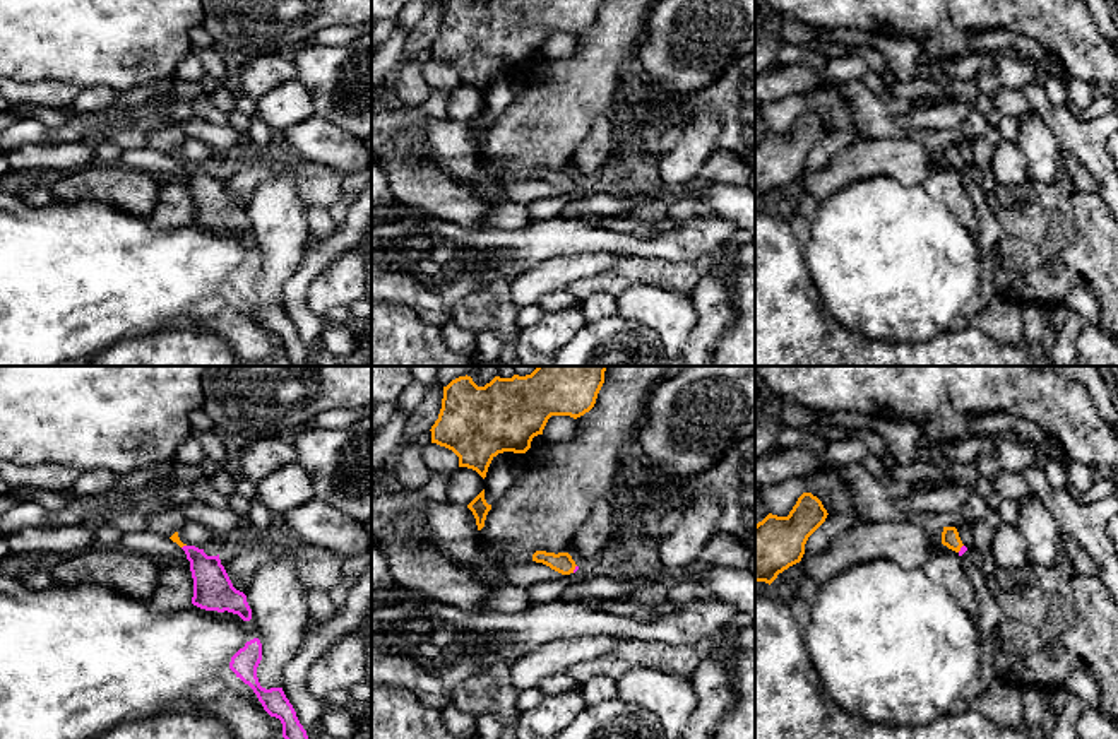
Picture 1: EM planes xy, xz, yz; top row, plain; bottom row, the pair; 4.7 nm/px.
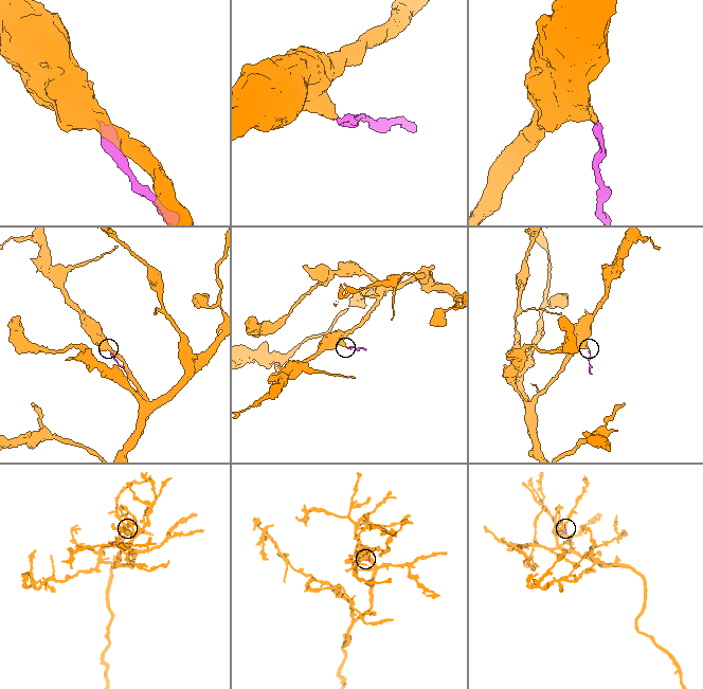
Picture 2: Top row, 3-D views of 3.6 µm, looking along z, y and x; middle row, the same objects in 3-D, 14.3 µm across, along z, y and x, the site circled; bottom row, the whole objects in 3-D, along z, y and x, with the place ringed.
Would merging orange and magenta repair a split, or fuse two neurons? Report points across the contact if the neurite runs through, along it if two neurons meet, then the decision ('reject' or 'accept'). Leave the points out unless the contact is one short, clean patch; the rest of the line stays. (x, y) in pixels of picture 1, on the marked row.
across xz (562, 561), (574, 568), (576, 567) | accept

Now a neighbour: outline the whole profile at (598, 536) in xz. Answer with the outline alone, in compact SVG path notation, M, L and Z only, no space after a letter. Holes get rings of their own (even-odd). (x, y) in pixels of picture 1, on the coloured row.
M599 498L586 523L574 535L568 554L577 566L599 565L616 546L623 515L610 498Z

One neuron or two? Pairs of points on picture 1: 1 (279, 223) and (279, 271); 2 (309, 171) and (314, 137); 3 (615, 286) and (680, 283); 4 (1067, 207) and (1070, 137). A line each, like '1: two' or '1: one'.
1: one
2: two
3: one
4: two

